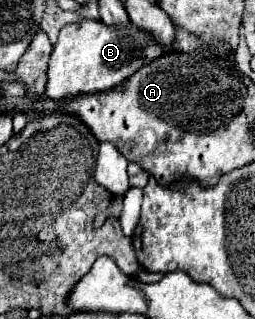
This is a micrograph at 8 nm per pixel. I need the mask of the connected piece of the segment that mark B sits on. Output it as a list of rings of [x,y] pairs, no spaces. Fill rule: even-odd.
[[[83,17],[75,23],[65,25],[59,33],[53,55],[49,59],[45,97],[59,99],[67,95],[73,97],[77,93],[109,91],[129,79],[129,75],[133,75],[137,69],[165,53],[167,49],[157,43],[153,35],[143,33],[133,23],[127,23],[125,27],[115,27]]]

